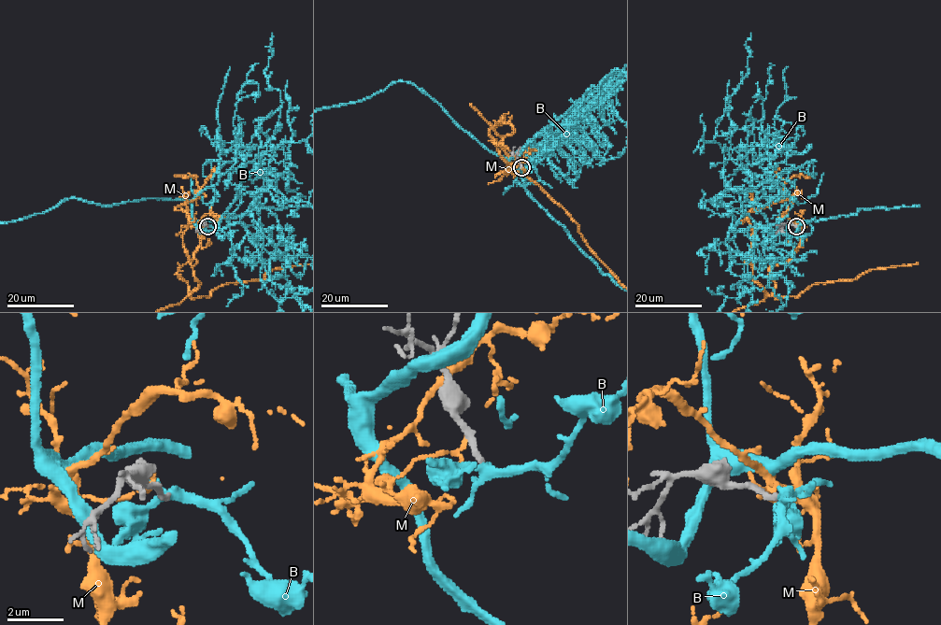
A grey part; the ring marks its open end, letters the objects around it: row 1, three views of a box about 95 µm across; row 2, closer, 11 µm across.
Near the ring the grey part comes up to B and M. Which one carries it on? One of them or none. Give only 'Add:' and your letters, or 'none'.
Add: none

